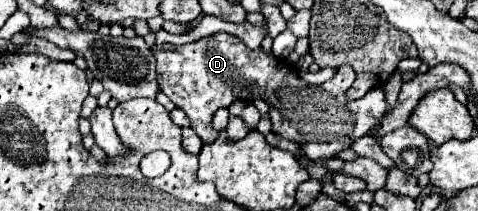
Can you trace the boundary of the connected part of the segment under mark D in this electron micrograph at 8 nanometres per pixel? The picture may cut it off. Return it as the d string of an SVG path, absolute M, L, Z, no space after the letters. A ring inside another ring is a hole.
M223 32L183 46L161 44L153 48L153 54L159 90L187 114L191 128L203 144L211 144L219 136L211 126L213 114L219 108L229 108L235 100L265 98L271 106L269 114L273 132L299 146L305 146L309 160L337 156L341 150L349 148L353 140L373 130L387 110L381 88L369 90L365 96L367 100L363 98L349 102L345 98L345 92L355 80L353 70L347 66L341 66L329 82L321 86L309 86L297 76L295 68L273 68L273 64L281 64L273 54L267 54L261 48L249 50L237 36ZM241 82L247 84L241 86Z

